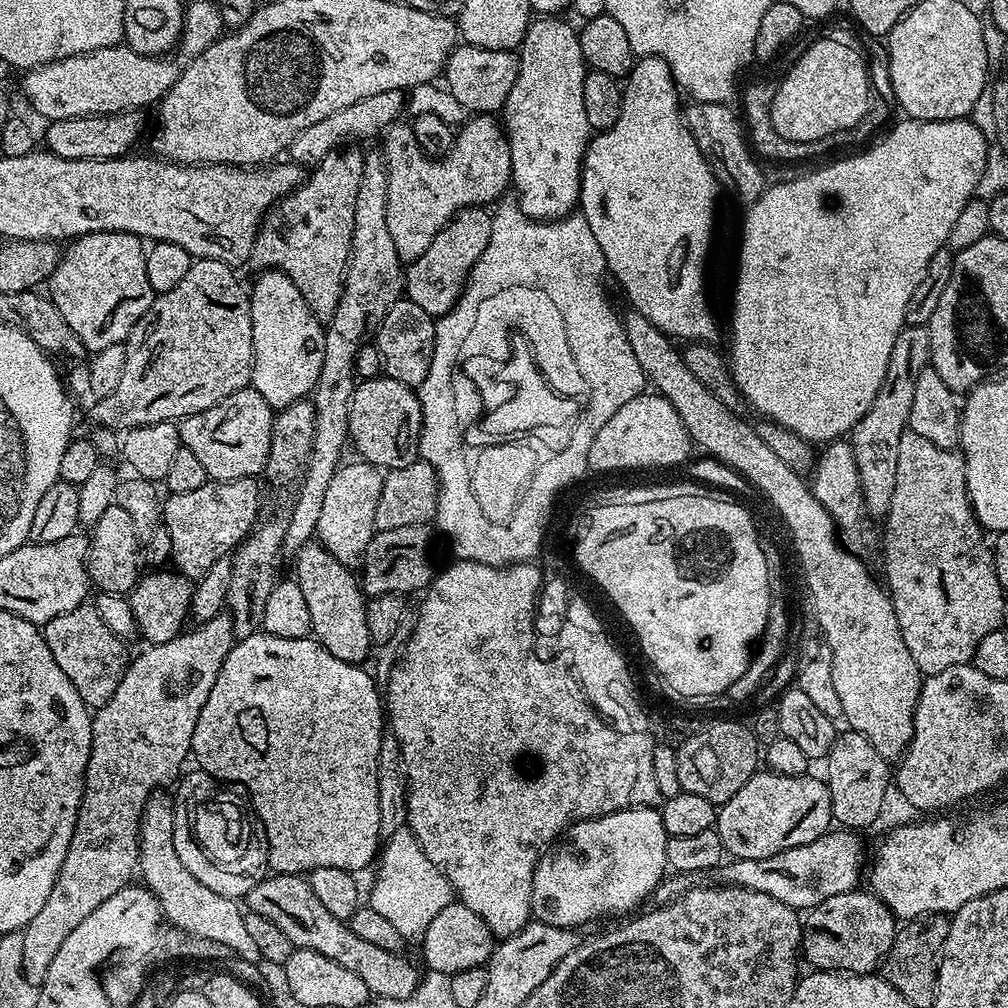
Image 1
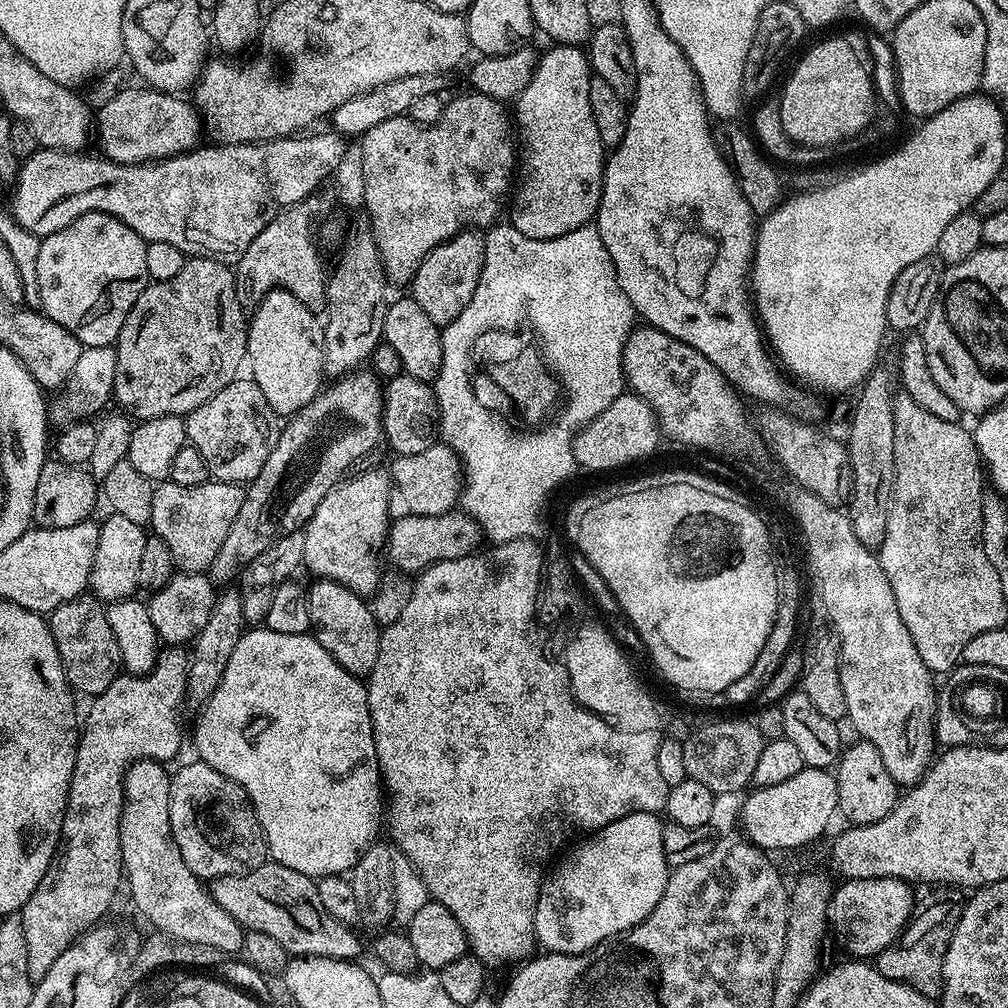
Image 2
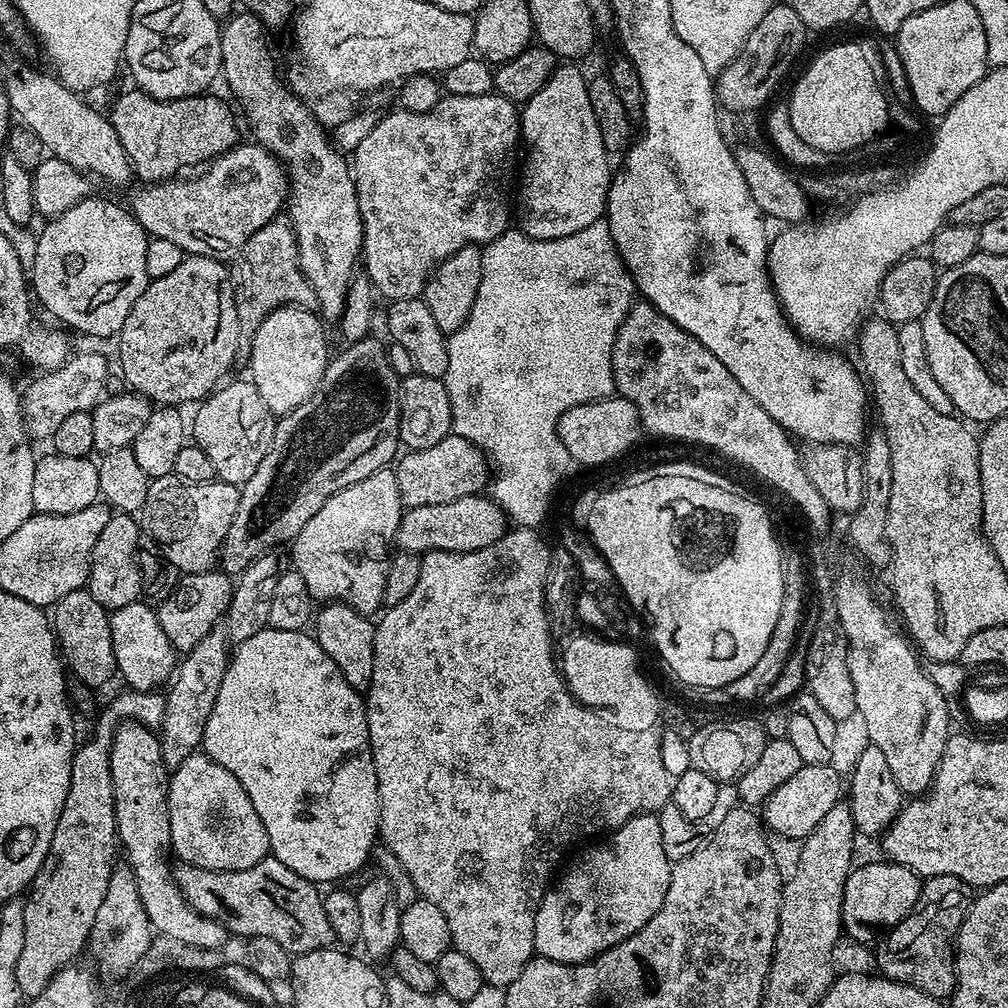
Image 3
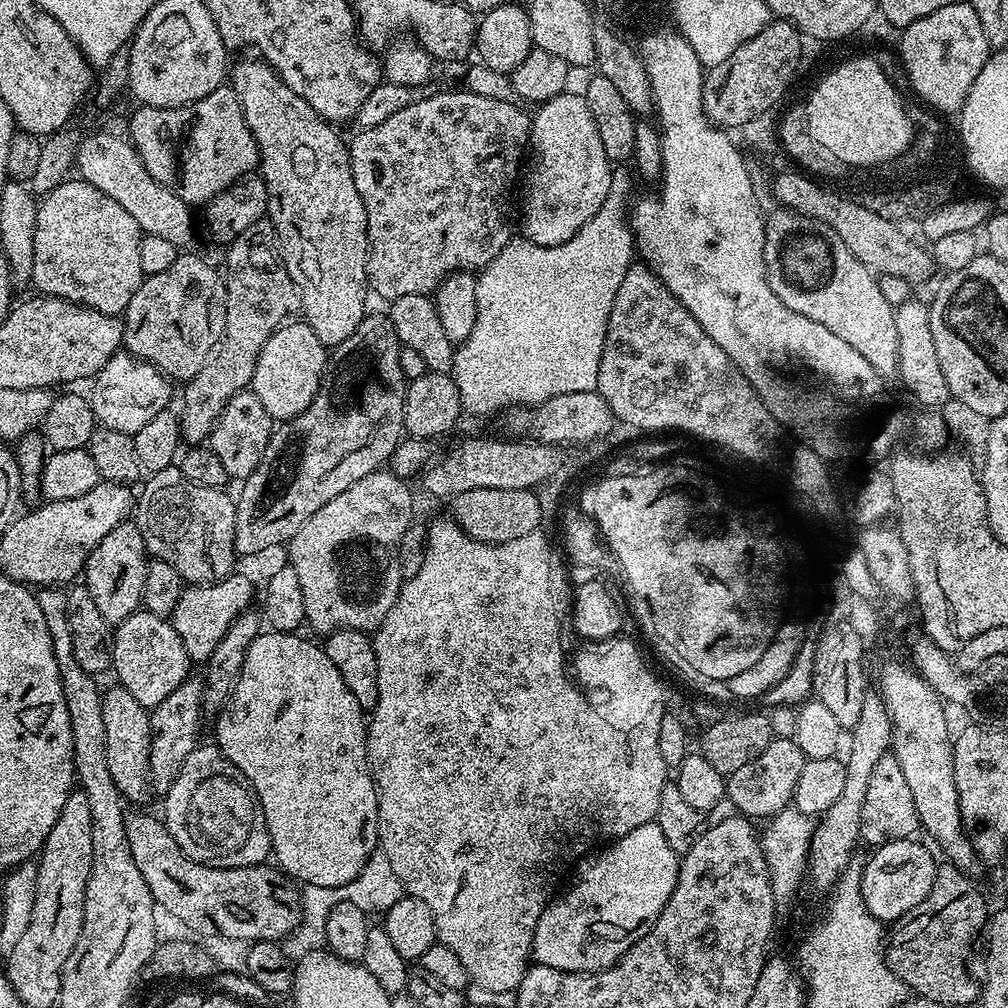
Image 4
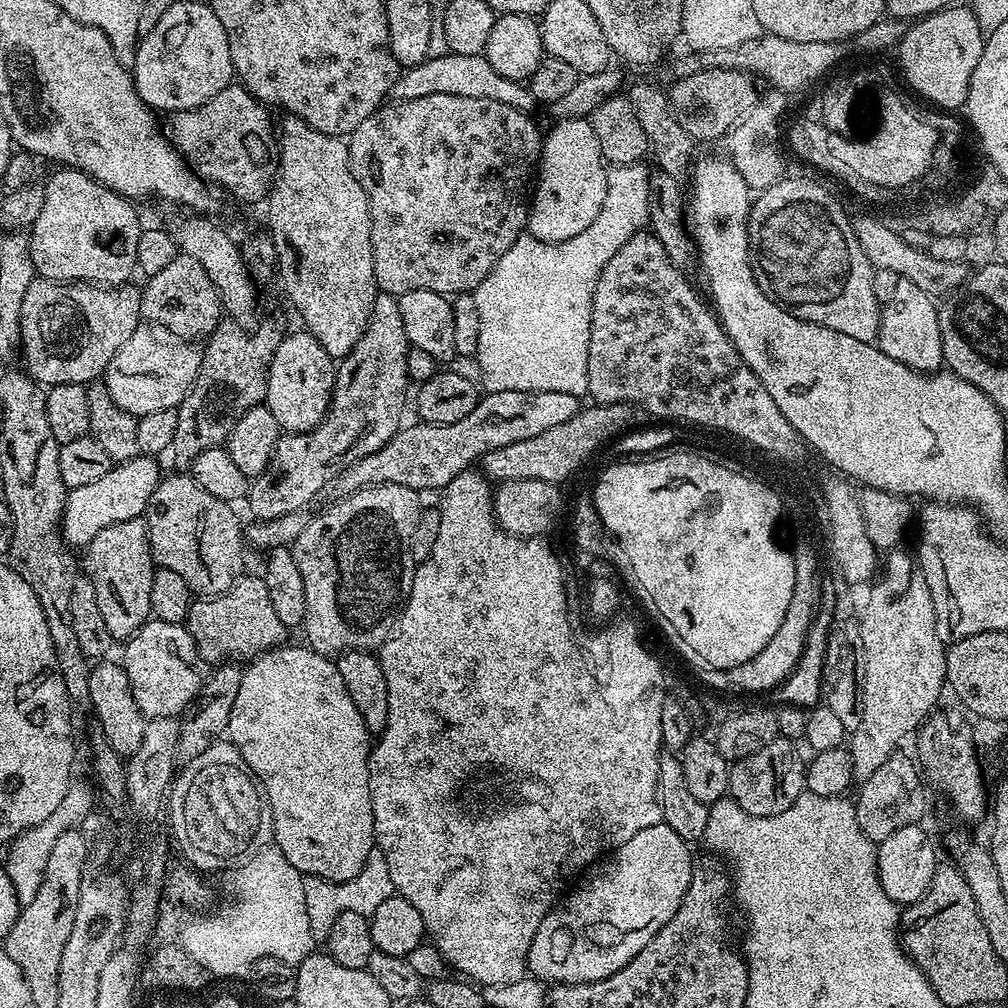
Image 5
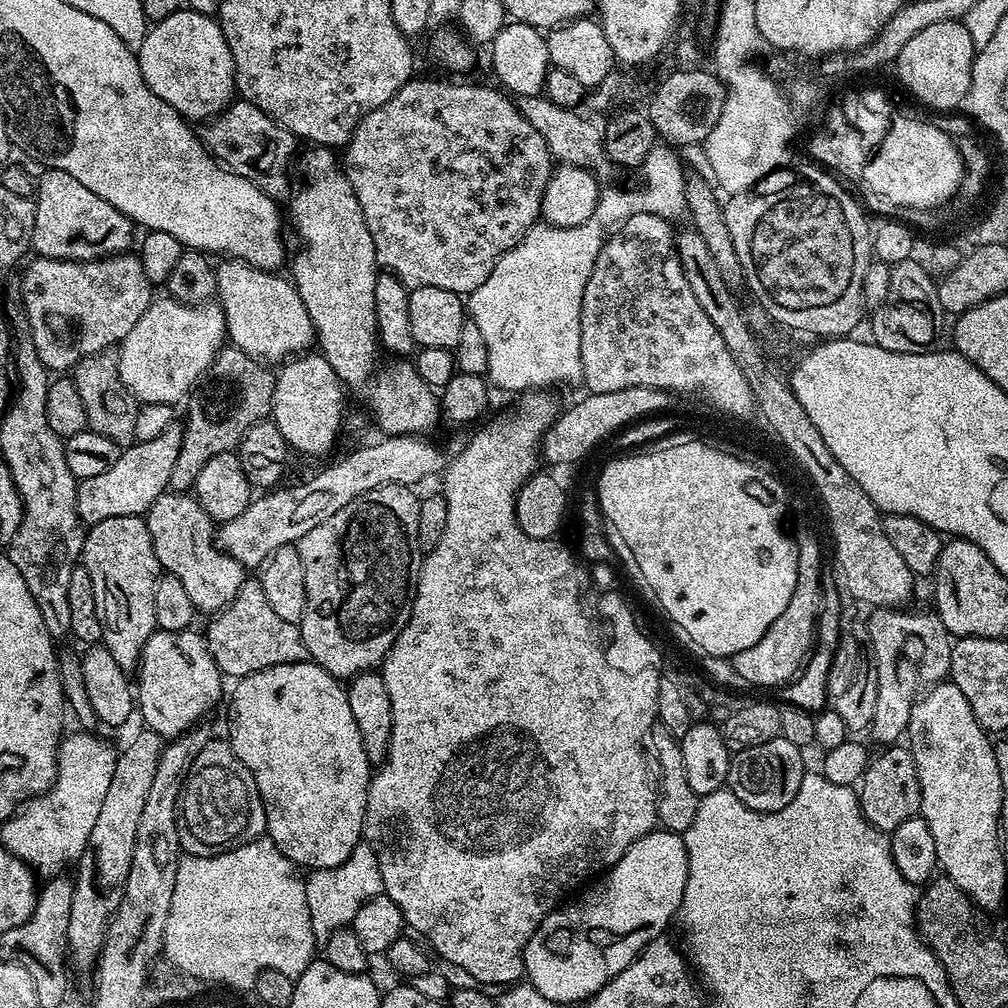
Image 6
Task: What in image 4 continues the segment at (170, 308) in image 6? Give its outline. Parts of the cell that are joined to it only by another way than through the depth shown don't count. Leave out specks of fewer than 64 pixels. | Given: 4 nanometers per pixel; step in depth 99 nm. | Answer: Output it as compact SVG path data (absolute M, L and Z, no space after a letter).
M124 350L117 352L110 358L110 362L106 362L106 366L102 366L102 370L96 373L92 386L90 399L97 425L129 434L135 434L138 430L142 430L142 426L146 426L146 422L150 422L150 418L154 418L154 414L165 411L171 405L168 403L172 400L172 388L174 388L173 381L169 380L160 369L153 364L137 360L135 356Z

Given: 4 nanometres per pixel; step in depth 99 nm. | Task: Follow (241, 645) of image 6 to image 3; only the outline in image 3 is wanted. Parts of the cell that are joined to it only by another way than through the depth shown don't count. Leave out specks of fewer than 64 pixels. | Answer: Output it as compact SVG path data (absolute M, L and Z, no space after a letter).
M209 570L207 572L189 572L181 575L176 583L176 589L156 608L156 617L166 633L166 638L176 647L177 653L188 652L212 628L217 627L225 619L230 598L234 587L233 577L223 570Z

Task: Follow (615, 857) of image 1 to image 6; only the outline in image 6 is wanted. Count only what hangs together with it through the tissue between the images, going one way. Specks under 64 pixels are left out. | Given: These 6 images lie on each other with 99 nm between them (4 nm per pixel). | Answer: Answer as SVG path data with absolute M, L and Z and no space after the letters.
M653 830L647 832L617 864L611 865L603 873L604 880L597 879L591 885L585 896L577 898L573 904L565 903L550 913L544 921L534 930L530 942L524 951L524 976L527 983L542 994L554 1006L560 1004L576 1004L587 1002L592 995L606 982L610 982L641 952L646 945L665 935L664 927L673 923L674 917L680 911L680 904L684 900L686 878L688 877L688 855L684 845L684 837L679 832L667 830Z

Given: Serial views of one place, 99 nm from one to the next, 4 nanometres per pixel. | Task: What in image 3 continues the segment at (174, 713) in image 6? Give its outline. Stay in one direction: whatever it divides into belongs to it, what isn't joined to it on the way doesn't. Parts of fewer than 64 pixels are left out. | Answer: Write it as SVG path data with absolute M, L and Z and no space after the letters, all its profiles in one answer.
M148 602L113 608L108 621L110 638L114 638L114 658L119 679L124 679L129 689L141 692L151 692L167 685L178 667L178 653L158 622L156 608Z

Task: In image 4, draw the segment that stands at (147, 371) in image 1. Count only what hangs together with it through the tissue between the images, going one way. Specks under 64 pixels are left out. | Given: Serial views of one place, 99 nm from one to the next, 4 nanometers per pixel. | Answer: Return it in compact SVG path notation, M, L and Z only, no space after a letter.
M177 255L176 260L162 274L145 276L138 286L134 298L122 313L124 325L123 347L137 360L153 364L173 382L187 382L198 374L202 362L214 350L216 343L226 330L226 286L224 276L216 273L212 264L207 264L200 256Z

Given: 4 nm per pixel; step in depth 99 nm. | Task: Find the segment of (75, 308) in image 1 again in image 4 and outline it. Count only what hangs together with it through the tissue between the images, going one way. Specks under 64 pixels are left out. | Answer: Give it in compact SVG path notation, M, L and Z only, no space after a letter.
M79 178L63 180L36 205L31 287L36 288L37 293L57 296L75 304L84 304L102 314L119 317L144 281L145 274L138 255L141 235L138 222L134 222L134 218L130 218L130 214L126 214L110 194L102 194L98 186L90 186L90 182Z

